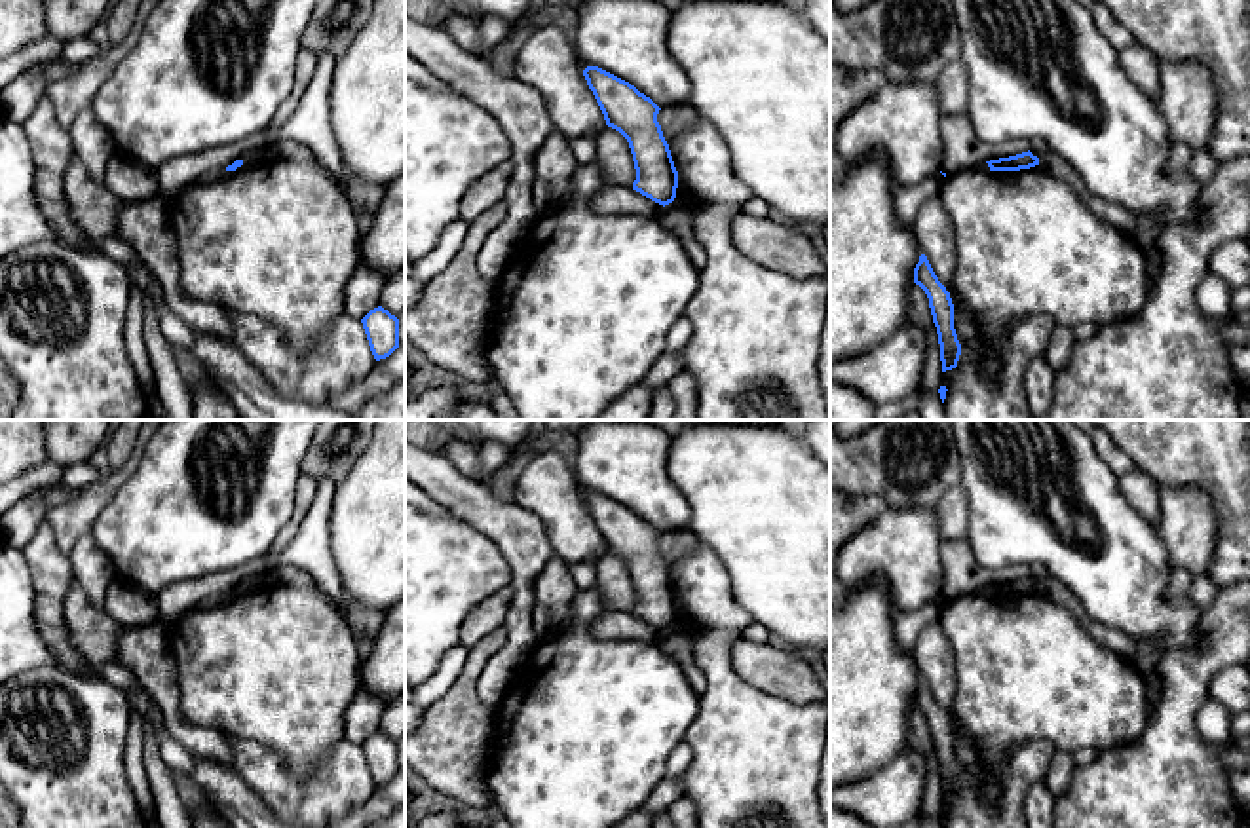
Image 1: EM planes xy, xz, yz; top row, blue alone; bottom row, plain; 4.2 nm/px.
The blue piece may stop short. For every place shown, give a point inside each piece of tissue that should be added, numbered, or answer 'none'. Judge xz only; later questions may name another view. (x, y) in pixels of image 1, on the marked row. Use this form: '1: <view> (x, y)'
none

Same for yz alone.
none

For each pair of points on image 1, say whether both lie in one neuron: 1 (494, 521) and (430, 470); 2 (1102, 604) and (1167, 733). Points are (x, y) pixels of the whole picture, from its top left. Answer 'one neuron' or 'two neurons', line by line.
1: one neuron
2: two neurons

